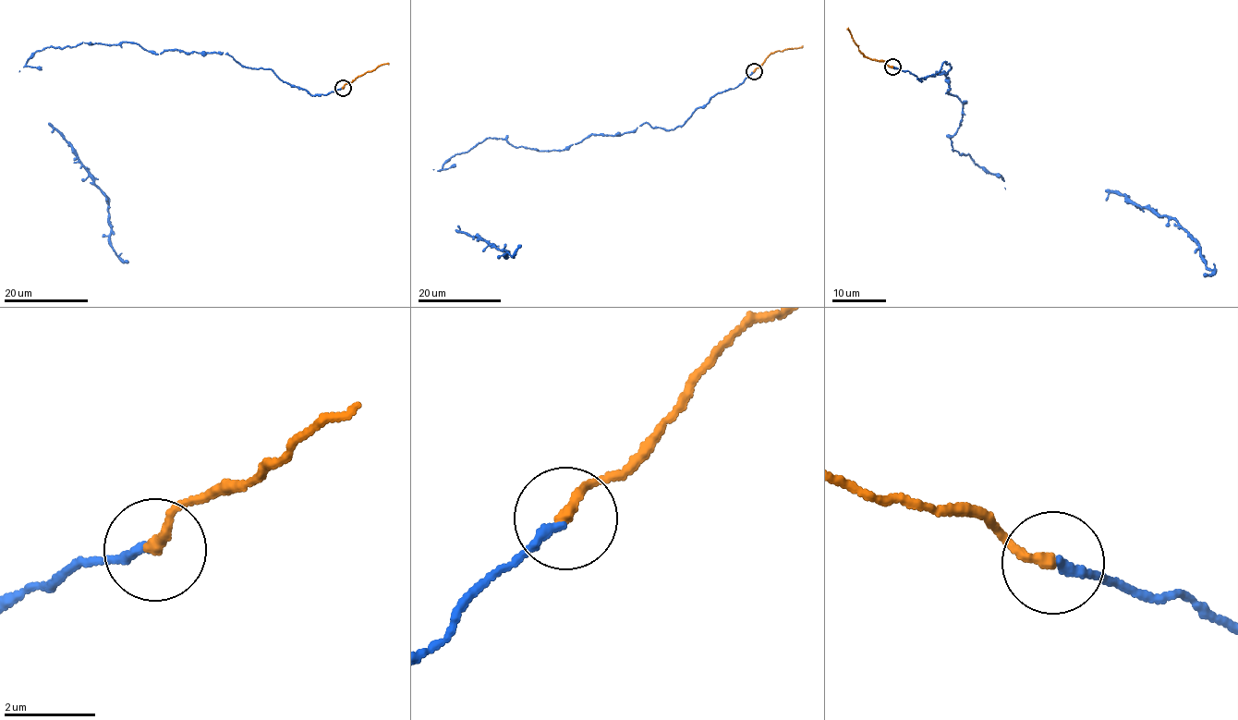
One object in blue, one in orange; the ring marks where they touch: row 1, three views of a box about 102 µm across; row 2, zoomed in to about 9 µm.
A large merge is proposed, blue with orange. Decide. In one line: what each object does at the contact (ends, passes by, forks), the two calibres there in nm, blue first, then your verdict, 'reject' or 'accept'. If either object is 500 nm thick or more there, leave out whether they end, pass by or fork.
blue ends; orange ends; calibres 180 and 240 nm; accept

